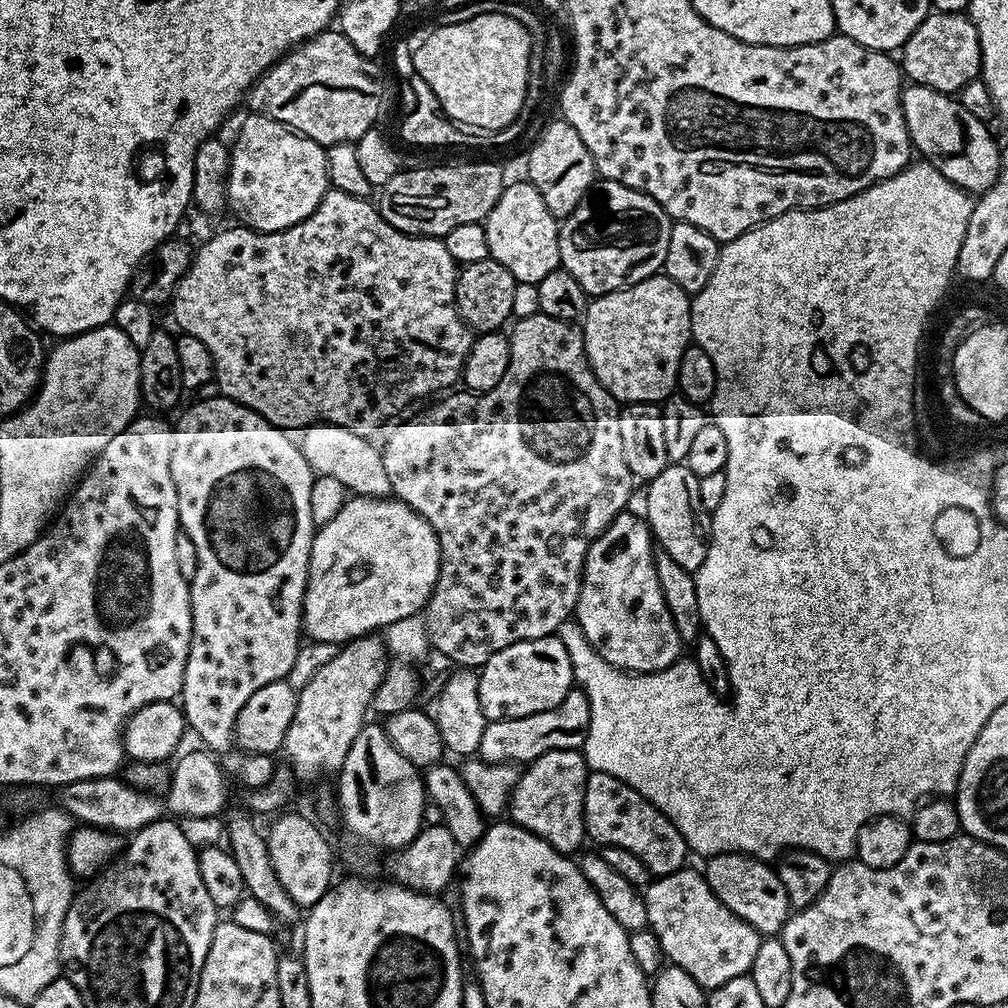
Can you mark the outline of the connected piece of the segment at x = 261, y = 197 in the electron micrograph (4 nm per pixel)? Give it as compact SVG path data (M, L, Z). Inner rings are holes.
M248 114L240 133L236 136L236 145L230 148L232 165L228 171L226 200L234 211L240 212L239 223L253 228L256 232L281 232L298 222L302 222L322 202L328 191L328 154L325 145L314 142L308 136L293 132L277 120L268 116Z

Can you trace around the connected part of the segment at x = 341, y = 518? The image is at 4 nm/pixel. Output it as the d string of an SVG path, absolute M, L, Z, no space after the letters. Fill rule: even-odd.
M353 495L338 510L338 515L326 526L322 526L312 537L312 549L310 550L310 566L308 567L308 581L306 582L306 594L304 595L304 622L303 631L307 639L312 642L326 642L343 646L349 640L356 640L360 636L379 633L381 630L387 630L394 622L402 618L410 618L417 615L427 604L430 594L436 585L438 570L440 569L440 543L426 518L422 518L410 506L406 506L401 500L395 498L385 498L379 500L373 496Z

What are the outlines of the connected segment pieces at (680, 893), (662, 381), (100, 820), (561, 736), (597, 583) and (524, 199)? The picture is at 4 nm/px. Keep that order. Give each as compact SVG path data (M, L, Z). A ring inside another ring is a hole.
M691 866L653 879L643 889L648 927L658 934L665 957L675 967L686 970L700 987L711 990L730 978L749 975L754 954L762 939L742 918L738 918L712 893L703 875Z
M657 274L634 286L597 296L582 317L582 327L588 364L617 401L654 404L673 395L678 362L692 334L692 301L678 282Z
M116 776L84 779L63 785L57 800L58 806L75 821L95 828L105 828L121 834L131 834L145 828L165 815L164 804L157 795L133 787Z
M574 686L558 706L542 710L538 714L526 714L522 718L487 721L482 733L479 759L487 764L510 764L513 762L531 762L550 750L583 749L586 734L590 730L590 706L586 694L580 687Z
M625 510L593 541L584 559L584 581L574 619L593 650L626 672L657 672L682 656L680 635L666 610L662 586L658 586L653 551L647 519Z
M530 182L509 183L498 198L494 210L483 221L486 230L488 254L491 259L502 262L510 274L521 284L537 284L550 270L561 267L560 229L557 217L546 210L542 194Z

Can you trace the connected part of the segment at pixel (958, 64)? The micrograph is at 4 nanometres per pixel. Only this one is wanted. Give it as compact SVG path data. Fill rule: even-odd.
M933 11L910 34L902 49L902 72L911 83L930 86L939 92L959 93L961 88L981 75L978 30L967 15Z

